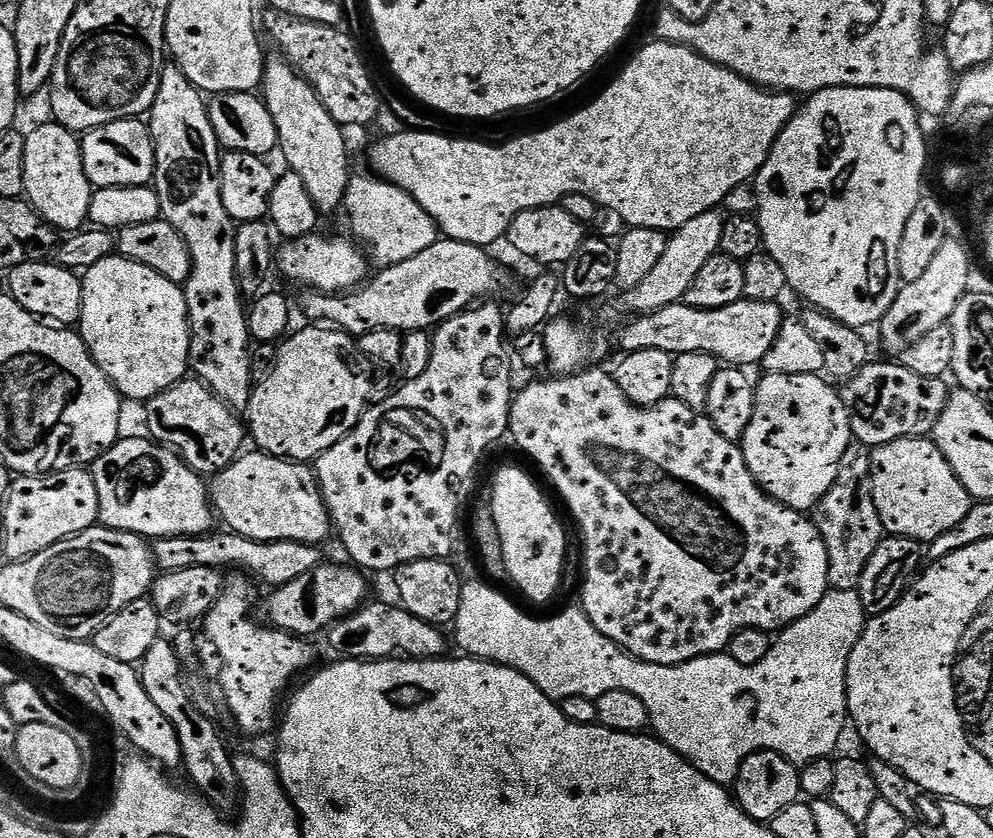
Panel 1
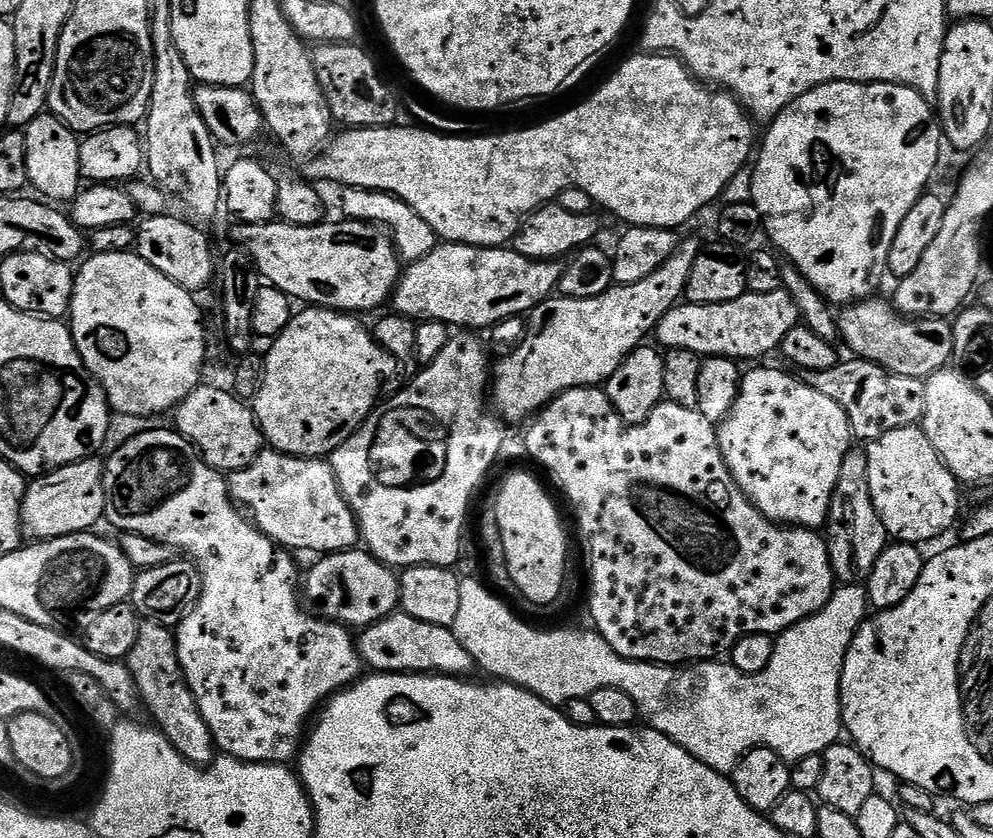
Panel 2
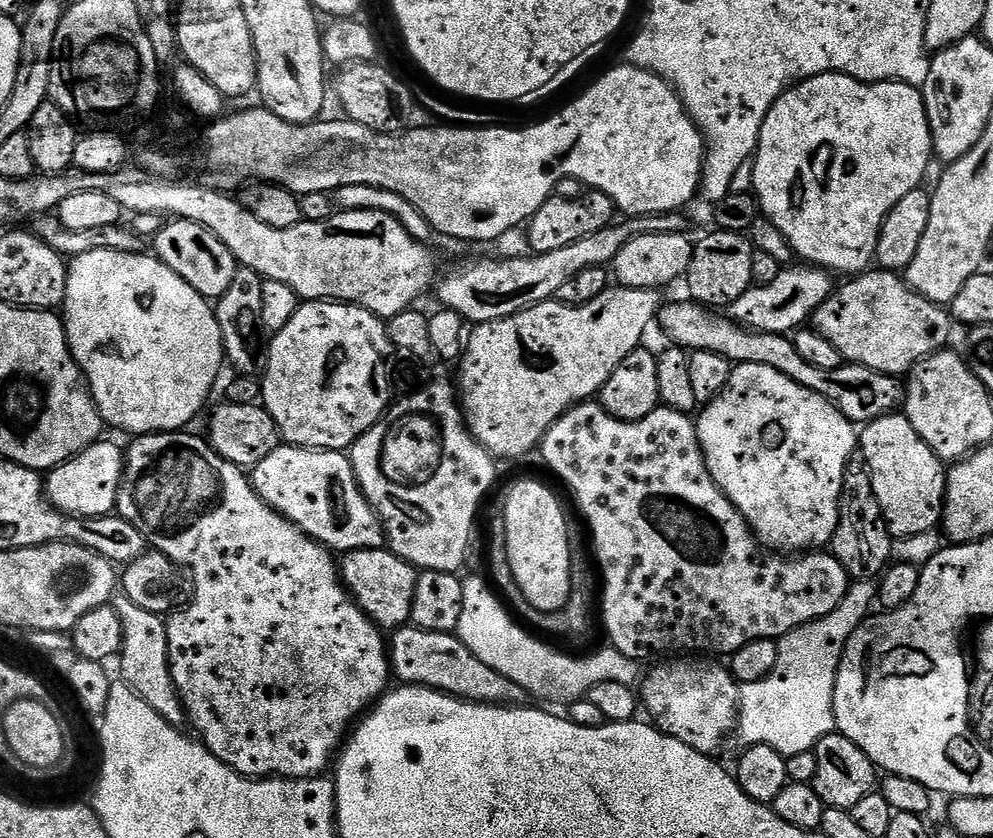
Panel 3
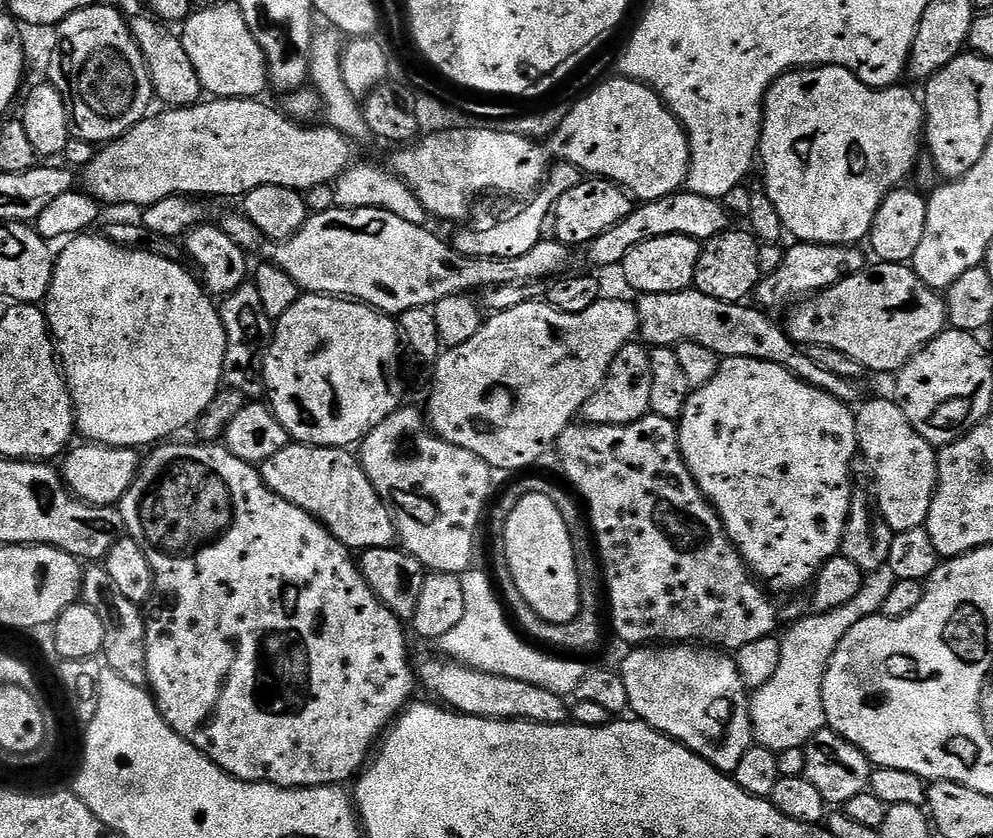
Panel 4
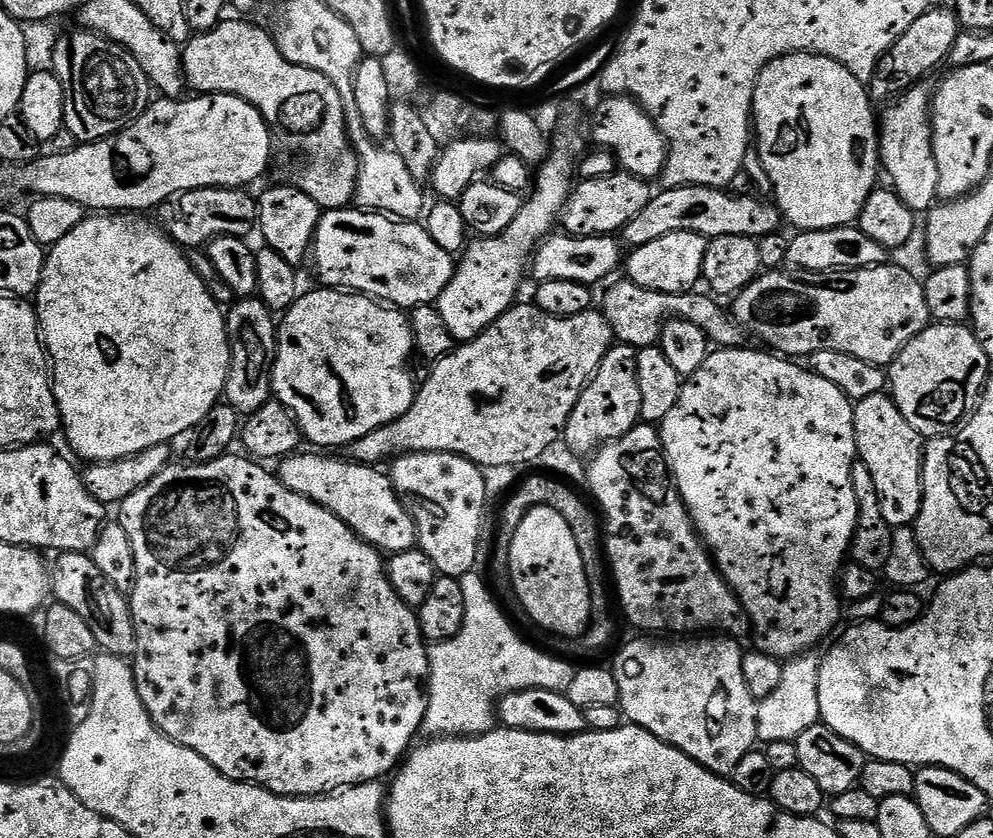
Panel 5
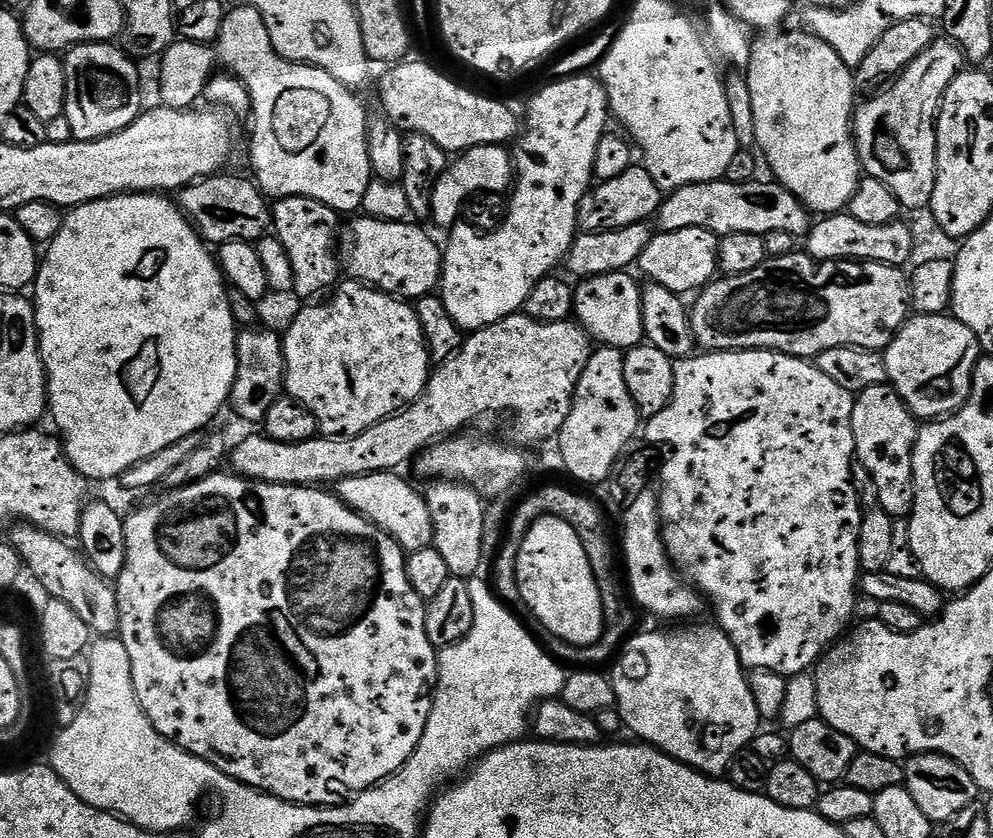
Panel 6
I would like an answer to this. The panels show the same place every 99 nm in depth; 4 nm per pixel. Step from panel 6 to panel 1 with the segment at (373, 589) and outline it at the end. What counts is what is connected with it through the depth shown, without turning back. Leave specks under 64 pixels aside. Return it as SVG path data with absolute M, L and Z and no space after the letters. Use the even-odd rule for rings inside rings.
M143 435L121 438L114 447L90 465L94 486L98 490L99 523L119 532L133 532L136 536L159 538L161 536L202 536L213 531L214 509L210 488L205 477L195 472L176 452L157 444ZM247 579L225 583L218 602L203 617L204 632L220 659L220 684L218 692L223 703L232 711L236 724L248 736L264 736L278 724L276 703L284 691L289 691L288 683L299 672L307 673L316 660L316 652L307 639L291 636L279 628L255 624L248 620L251 606L252 588Z

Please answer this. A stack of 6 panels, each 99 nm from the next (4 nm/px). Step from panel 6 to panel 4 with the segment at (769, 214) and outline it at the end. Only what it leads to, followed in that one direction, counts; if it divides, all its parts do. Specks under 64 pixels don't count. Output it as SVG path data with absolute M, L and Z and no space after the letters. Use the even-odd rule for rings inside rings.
M681 190L672 196L649 200L633 207L632 213L618 226L610 226L606 234L598 234L586 246L588 260L596 268L612 268L623 265L626 254L634 250L642 242L650 238L662 238L663 236L685 236L701 242L714 238L718 234L729 231L730 213L724 208L723 203L710 198L702 198L702 194L694 194L687 190Z

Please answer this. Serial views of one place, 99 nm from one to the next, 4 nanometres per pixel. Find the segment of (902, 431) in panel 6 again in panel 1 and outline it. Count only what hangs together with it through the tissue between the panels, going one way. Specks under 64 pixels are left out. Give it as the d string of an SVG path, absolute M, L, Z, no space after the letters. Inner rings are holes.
M911 436L871 449L872 497L885 533L930 542L946 530L954 530L974 503L972 495L954 474L950 462L938 450L935 440Z

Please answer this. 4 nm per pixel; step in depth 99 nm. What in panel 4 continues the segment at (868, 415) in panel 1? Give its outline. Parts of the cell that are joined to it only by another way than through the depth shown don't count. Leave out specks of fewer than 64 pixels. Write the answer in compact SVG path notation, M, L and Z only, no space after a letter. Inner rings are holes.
M690 287L685 292L670 294L643 294L640 301L635 301L638 332L643 343L657 348L670 348L678 344L697 344L706 350L714 350L722 358L754 358L762 362L770 362L774 366L782 366L794 378L812 384L815 388L829 392L849 406L856 406L865 399L861 381L838 378L838 374L830 374L818 366L808 356L801 345L795 344L787 331L771 320L767 311L759 307L741 302L718 302L718 298L710 298L710 294L702 294Z

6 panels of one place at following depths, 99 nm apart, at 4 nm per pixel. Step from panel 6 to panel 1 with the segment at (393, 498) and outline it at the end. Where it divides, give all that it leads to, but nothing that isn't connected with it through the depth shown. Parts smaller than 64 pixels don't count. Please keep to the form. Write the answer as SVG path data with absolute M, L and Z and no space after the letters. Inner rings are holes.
M248 450L236 461L217 472L210 480L210 499L215 515L224 519L223 527L242 538L258 542L302 542L323 545L323 540L333 535L334 525L326 502L320 493L315 471L307 463L269 456L267 452Z

